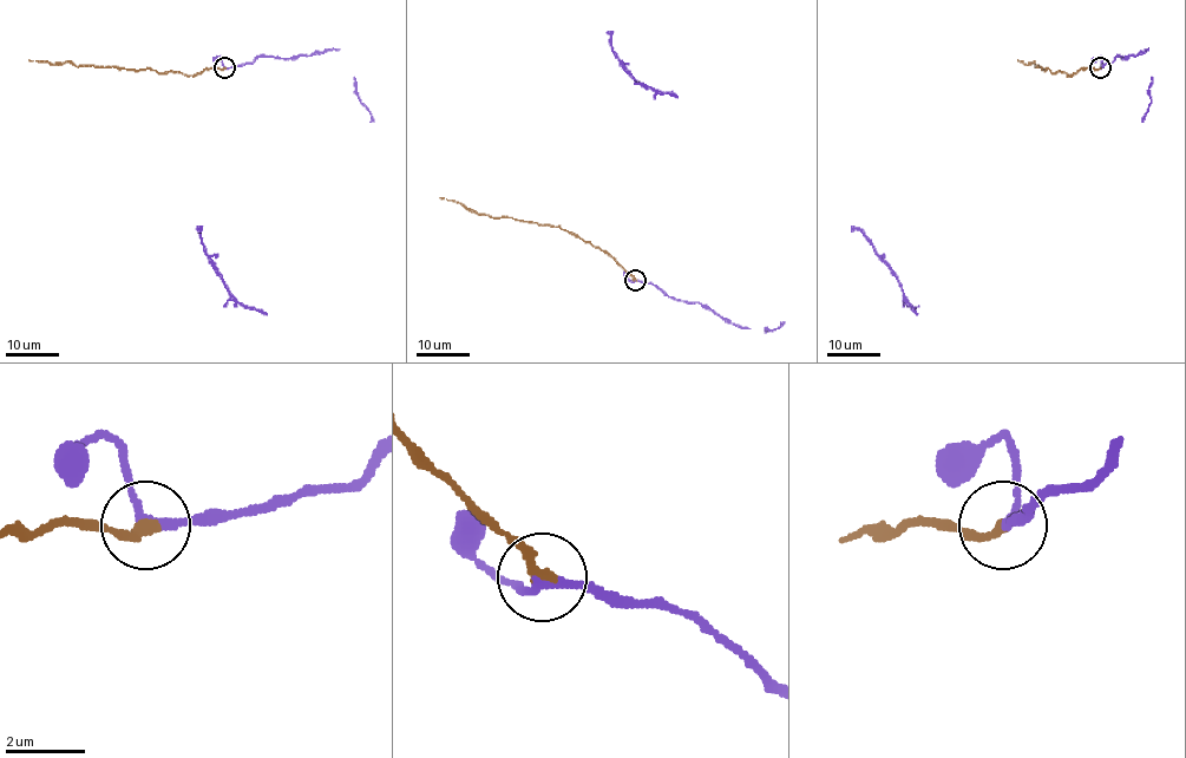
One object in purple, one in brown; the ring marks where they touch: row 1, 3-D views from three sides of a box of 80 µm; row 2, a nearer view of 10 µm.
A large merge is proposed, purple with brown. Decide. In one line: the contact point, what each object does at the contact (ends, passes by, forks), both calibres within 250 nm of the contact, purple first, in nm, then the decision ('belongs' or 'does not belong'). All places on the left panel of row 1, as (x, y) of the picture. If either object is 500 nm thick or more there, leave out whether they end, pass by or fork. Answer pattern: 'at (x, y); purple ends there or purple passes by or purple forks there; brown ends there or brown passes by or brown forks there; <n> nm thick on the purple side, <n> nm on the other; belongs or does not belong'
at (224, 67); purple passes by; brown ends there; 200 nm thick on the purple side, 280 nm on the other; belongs

